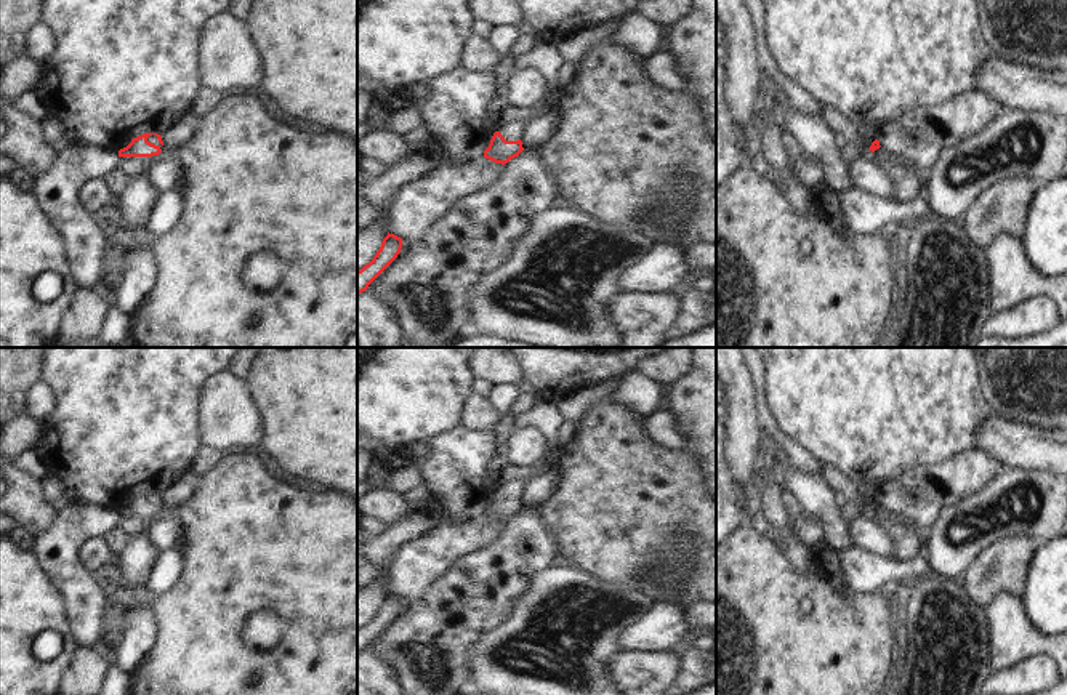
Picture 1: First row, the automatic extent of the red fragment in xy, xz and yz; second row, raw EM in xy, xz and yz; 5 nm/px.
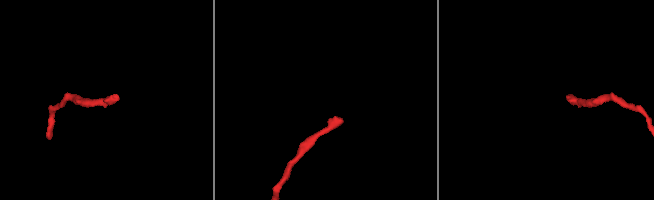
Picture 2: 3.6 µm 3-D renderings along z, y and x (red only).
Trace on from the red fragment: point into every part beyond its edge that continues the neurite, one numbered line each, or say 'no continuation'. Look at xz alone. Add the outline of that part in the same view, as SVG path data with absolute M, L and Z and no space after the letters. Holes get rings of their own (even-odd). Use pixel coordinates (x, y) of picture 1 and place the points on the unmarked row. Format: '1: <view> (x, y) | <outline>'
1: xz (513, 490) | M524 477L524 479L517 479L517 480L513 480L503 487L500 487L498 490L501 492L501 495L506 498L506 500L517 500L522 496L522 492L525 488L525 484L529 480Z

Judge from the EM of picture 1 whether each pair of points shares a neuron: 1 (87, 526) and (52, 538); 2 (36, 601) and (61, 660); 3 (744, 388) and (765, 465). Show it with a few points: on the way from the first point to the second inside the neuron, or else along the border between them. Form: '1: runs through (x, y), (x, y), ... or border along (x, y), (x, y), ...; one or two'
1: runs through (79, 526), (72, 526), (60, 538); one
2: runs through (50, 615), (68, 634), (68, 646); one
3: border along (763, 433), (756, 474), (752, 479); two

